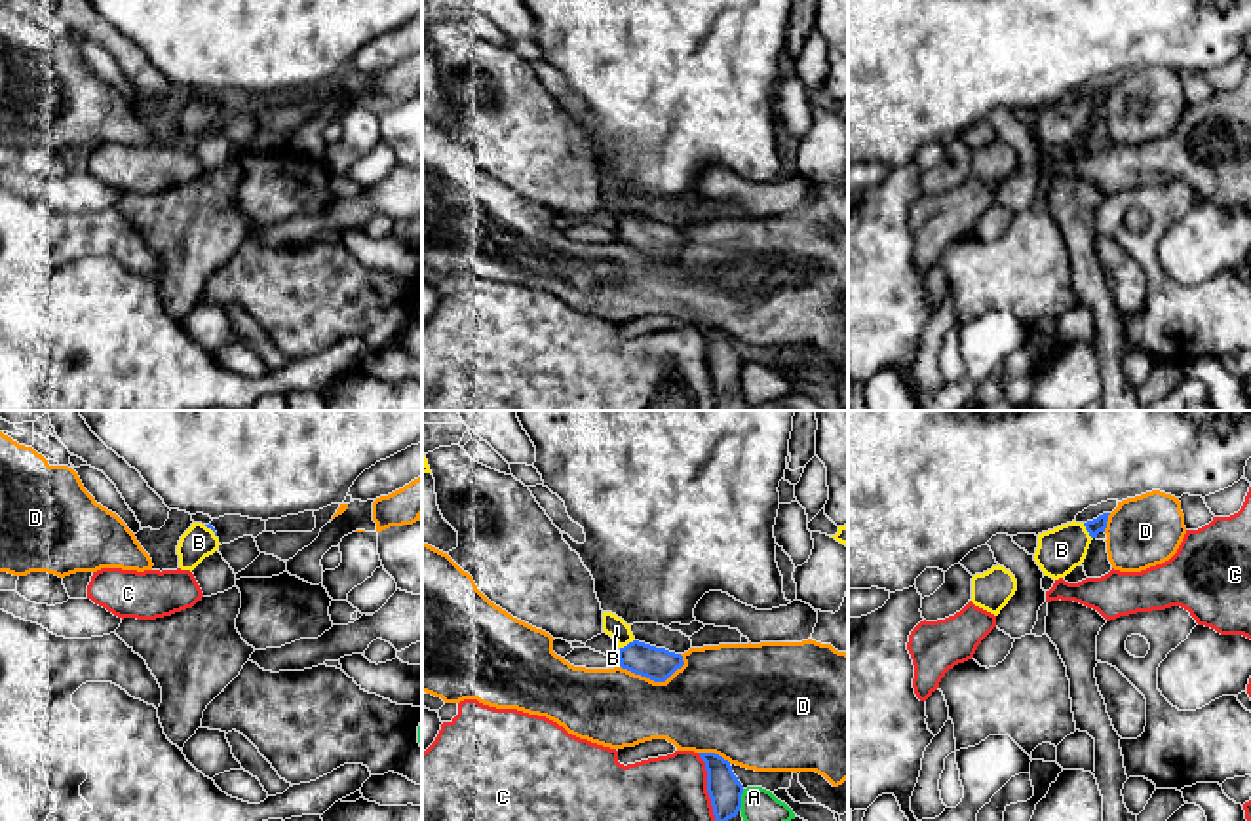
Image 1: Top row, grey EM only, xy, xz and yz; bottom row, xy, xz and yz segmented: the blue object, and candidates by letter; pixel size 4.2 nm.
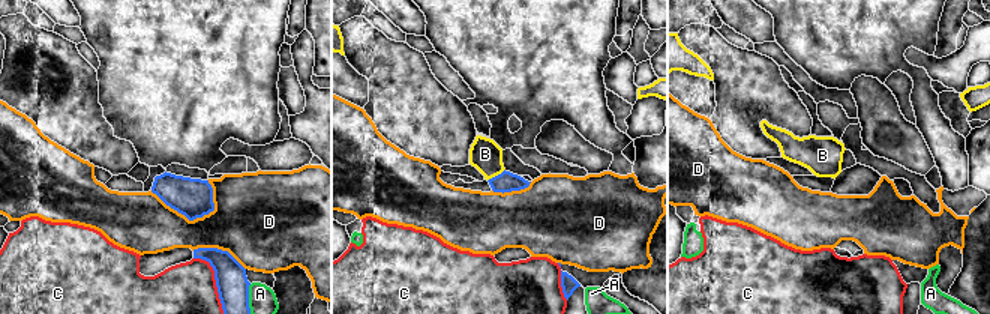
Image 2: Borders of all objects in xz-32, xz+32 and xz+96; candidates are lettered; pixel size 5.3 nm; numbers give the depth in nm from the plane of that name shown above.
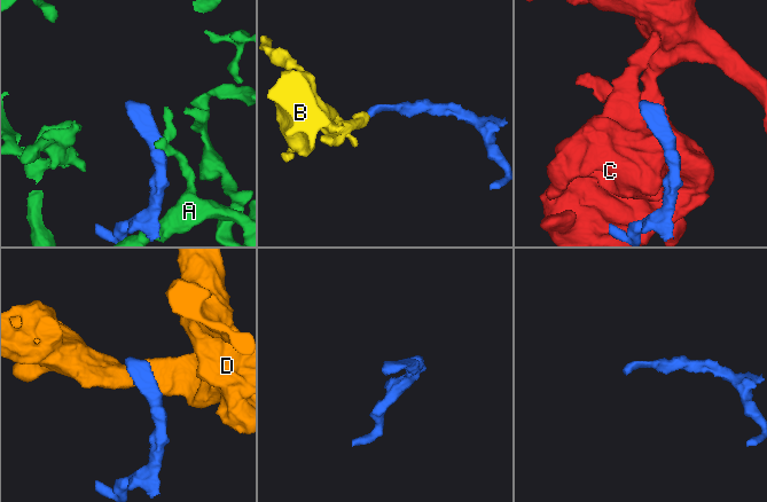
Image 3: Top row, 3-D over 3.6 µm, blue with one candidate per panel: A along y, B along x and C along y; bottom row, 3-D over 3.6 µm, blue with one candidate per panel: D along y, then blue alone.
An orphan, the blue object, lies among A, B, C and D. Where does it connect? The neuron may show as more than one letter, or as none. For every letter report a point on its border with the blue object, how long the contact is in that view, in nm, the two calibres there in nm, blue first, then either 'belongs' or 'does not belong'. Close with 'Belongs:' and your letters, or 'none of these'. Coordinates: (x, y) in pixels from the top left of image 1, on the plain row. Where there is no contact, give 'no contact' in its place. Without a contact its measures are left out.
A: xz (740, 375) | 100 nm | 140/160 nm | does not belong
B: yz (1086, 103) | 80 nm | 70/190 nm | belongs
C: xz (708, 363) | 320 nm | 140/480 nm | does not belong
D: xz (653, 253) | 280 nm | 140/380 nm | does not belong
Belongs: B

